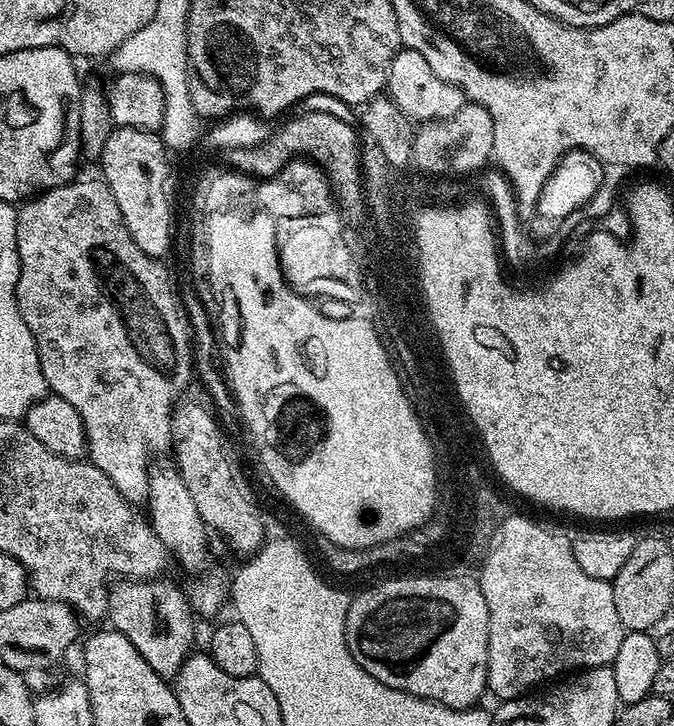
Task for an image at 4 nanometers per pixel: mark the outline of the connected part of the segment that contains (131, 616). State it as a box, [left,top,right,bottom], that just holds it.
[108,578,197,681]

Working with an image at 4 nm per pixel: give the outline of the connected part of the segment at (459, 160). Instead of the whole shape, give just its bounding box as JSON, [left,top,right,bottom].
[411,102,494,177]

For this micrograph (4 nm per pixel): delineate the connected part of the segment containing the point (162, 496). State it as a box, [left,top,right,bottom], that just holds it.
[146,467,210,572]

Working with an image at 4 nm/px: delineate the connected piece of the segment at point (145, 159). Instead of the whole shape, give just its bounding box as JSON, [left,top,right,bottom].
[98,126,174,258]

